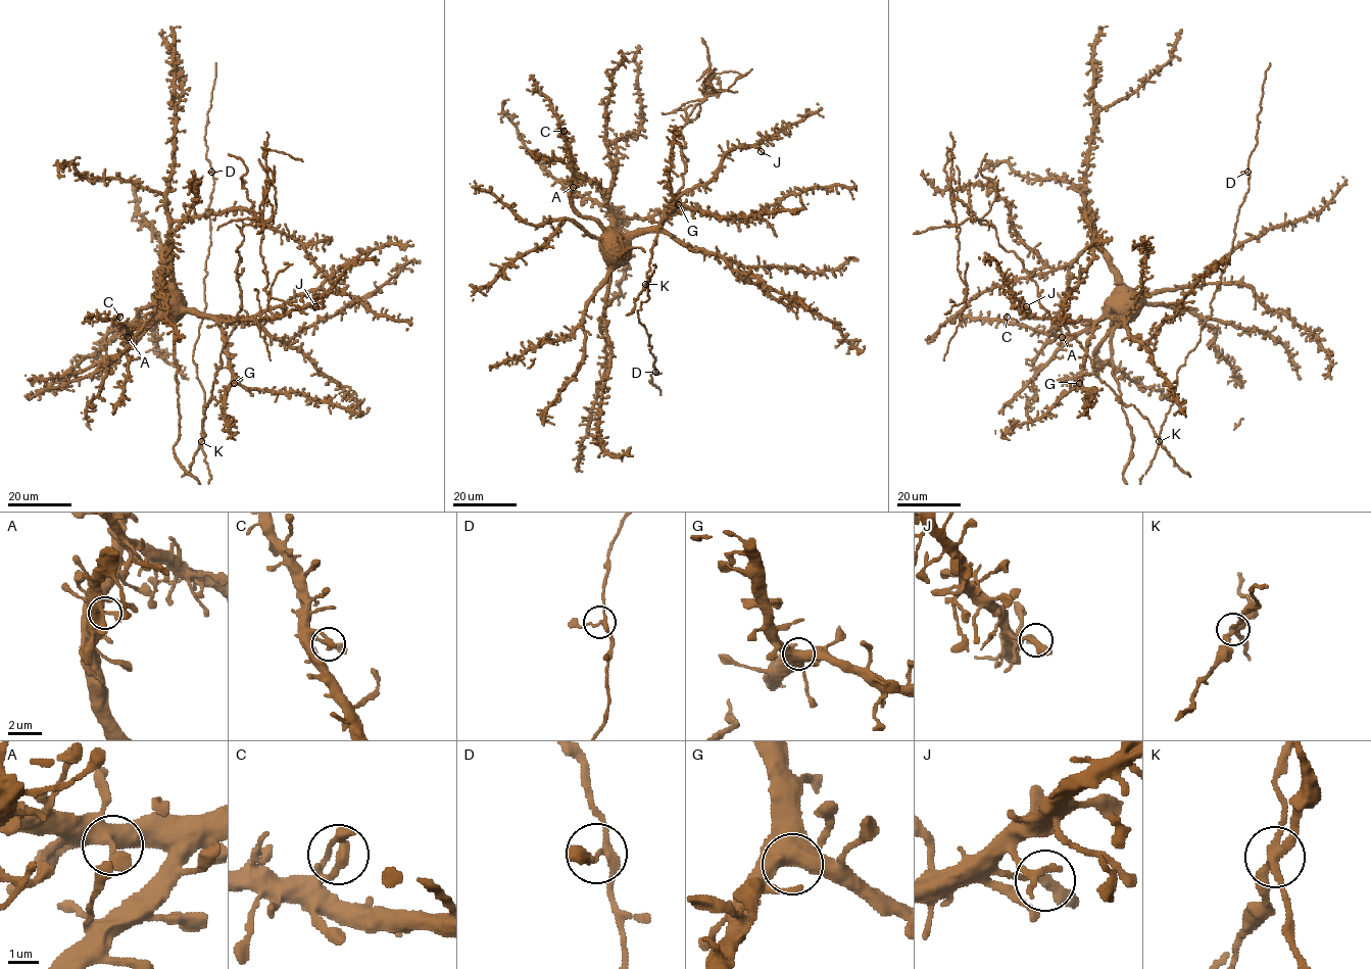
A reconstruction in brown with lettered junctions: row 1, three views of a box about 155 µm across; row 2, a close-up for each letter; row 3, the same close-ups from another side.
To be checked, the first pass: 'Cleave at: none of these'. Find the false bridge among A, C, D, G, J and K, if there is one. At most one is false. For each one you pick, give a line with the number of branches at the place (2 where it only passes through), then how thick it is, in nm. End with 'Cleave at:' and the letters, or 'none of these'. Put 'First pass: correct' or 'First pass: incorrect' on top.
First pass: incorrect
K: 4 | 260 nm
Cleave at: K

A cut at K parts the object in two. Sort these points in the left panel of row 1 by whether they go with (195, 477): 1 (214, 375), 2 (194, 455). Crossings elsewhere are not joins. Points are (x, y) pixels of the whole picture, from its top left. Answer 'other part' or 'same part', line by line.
1: other part
2: other part

